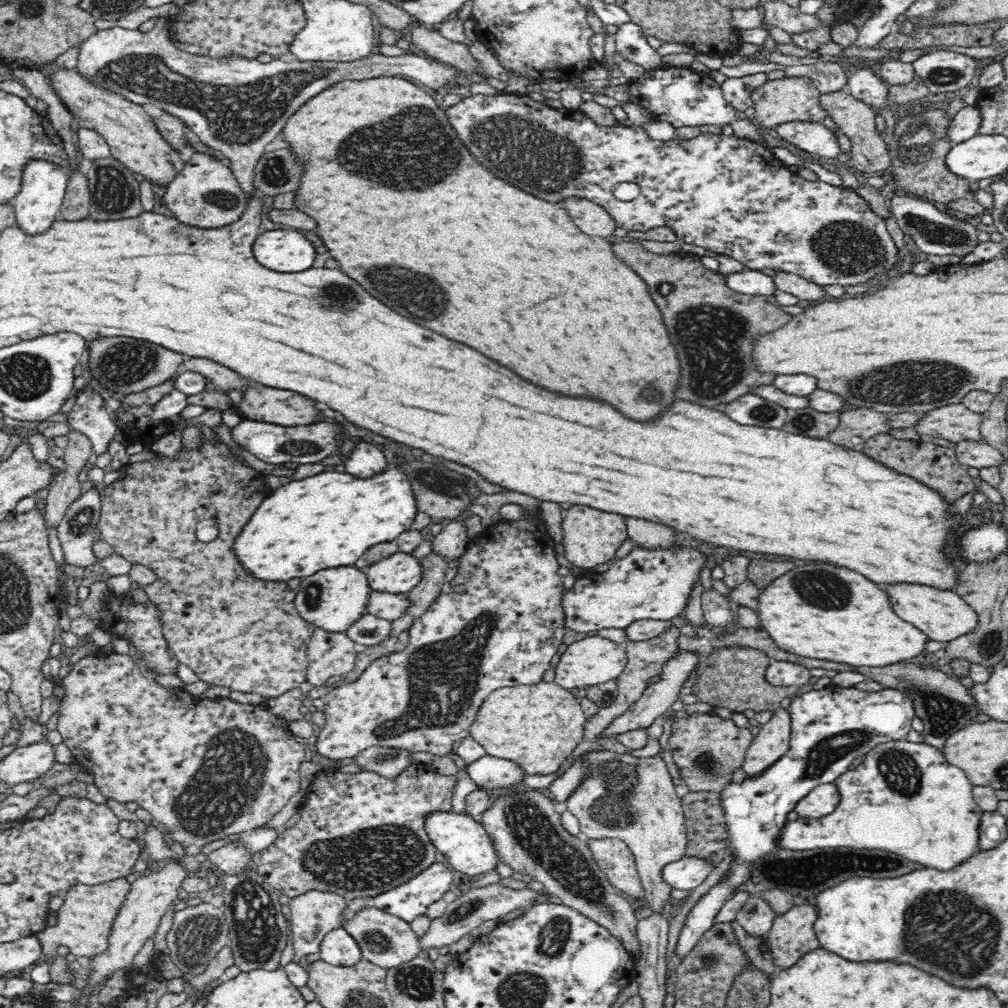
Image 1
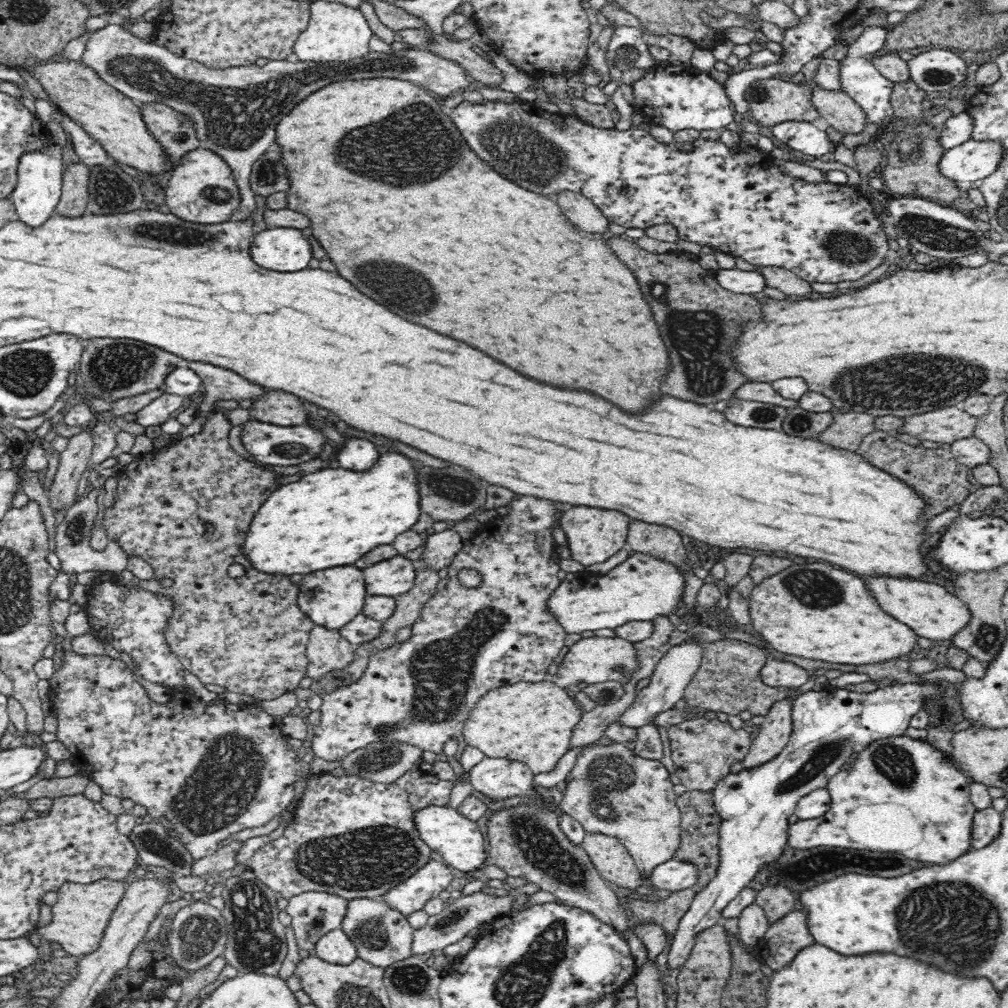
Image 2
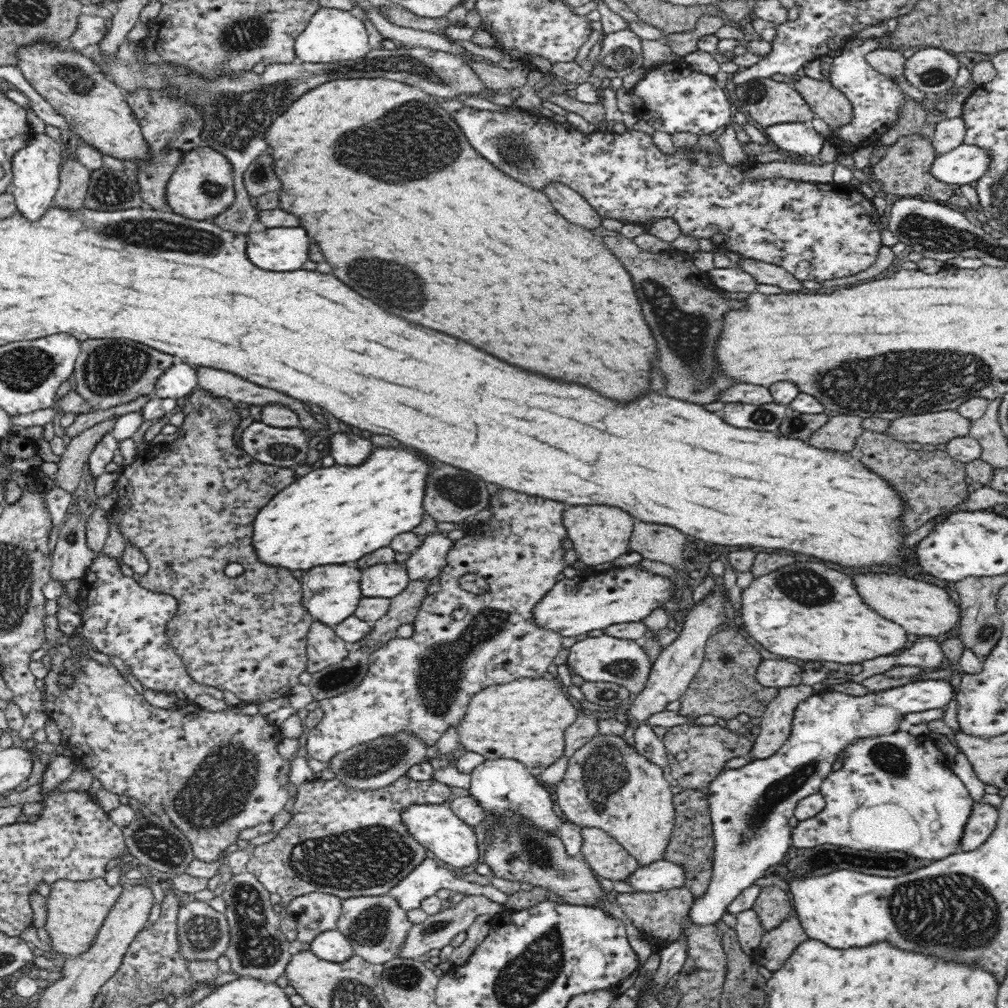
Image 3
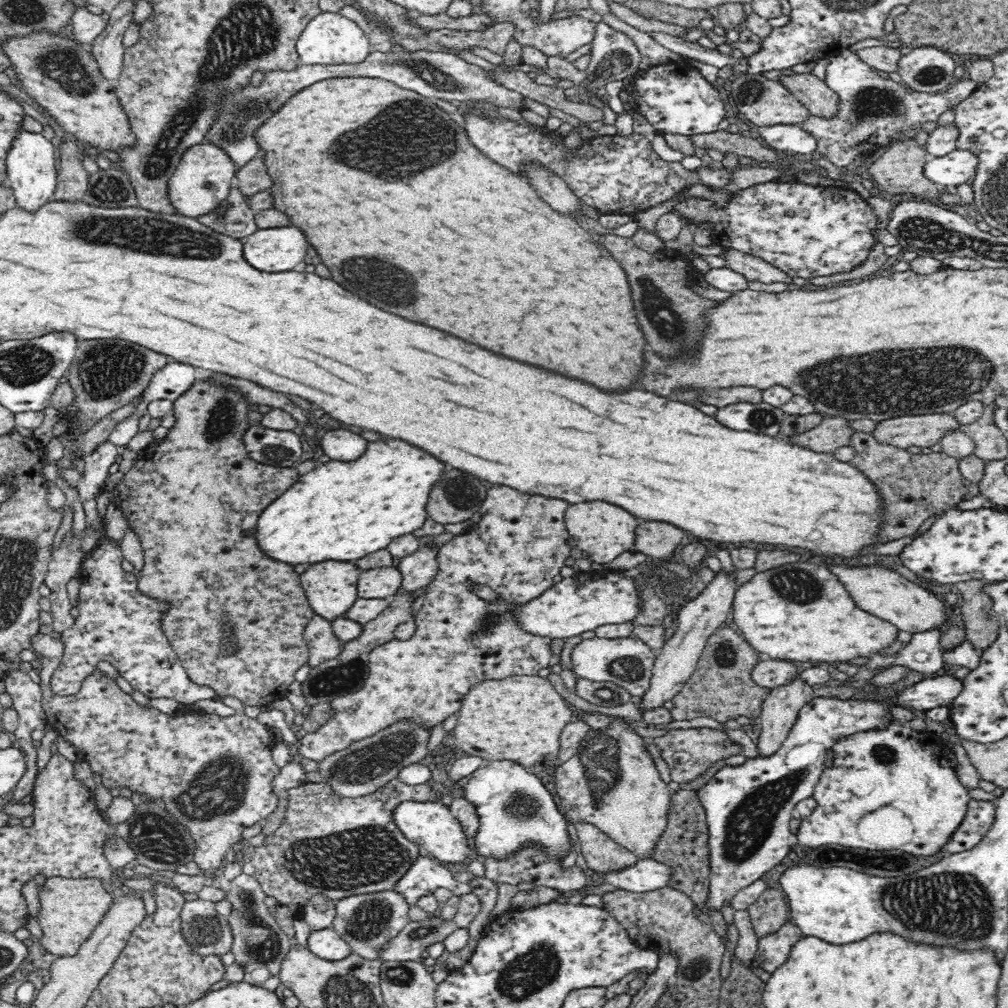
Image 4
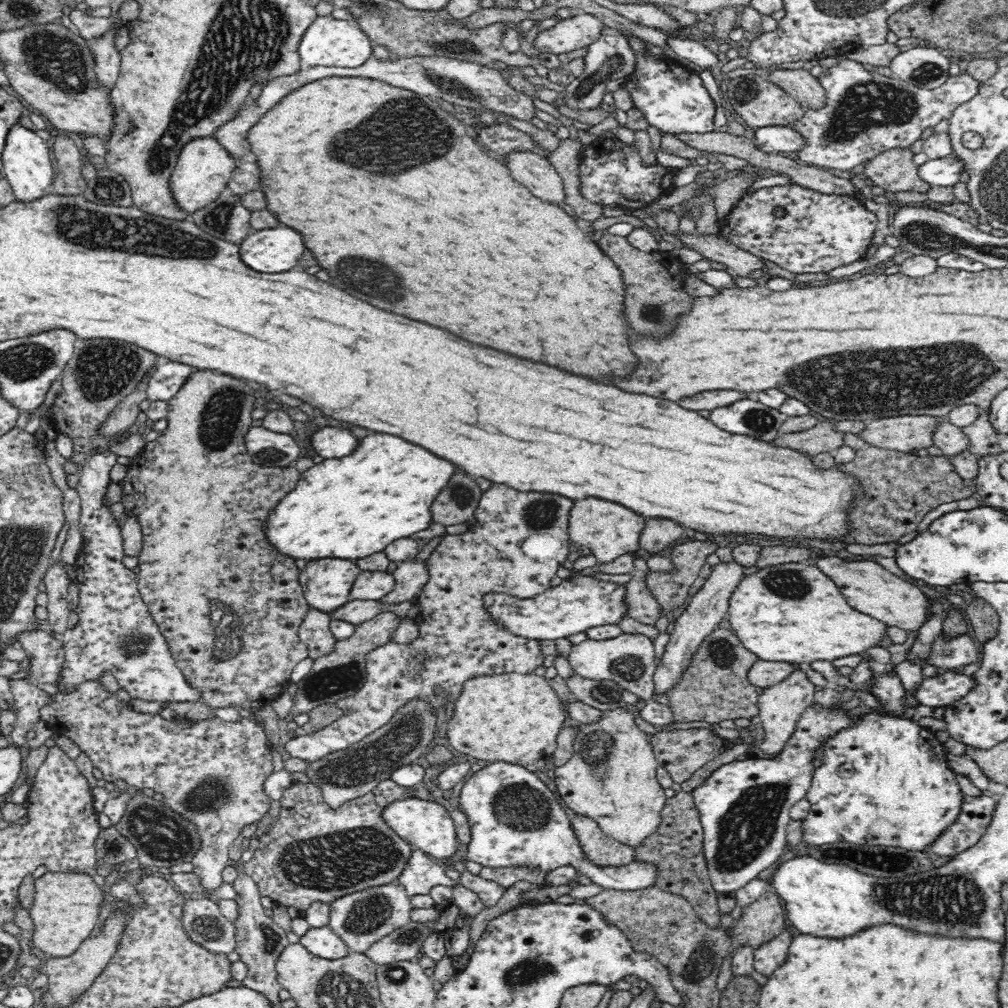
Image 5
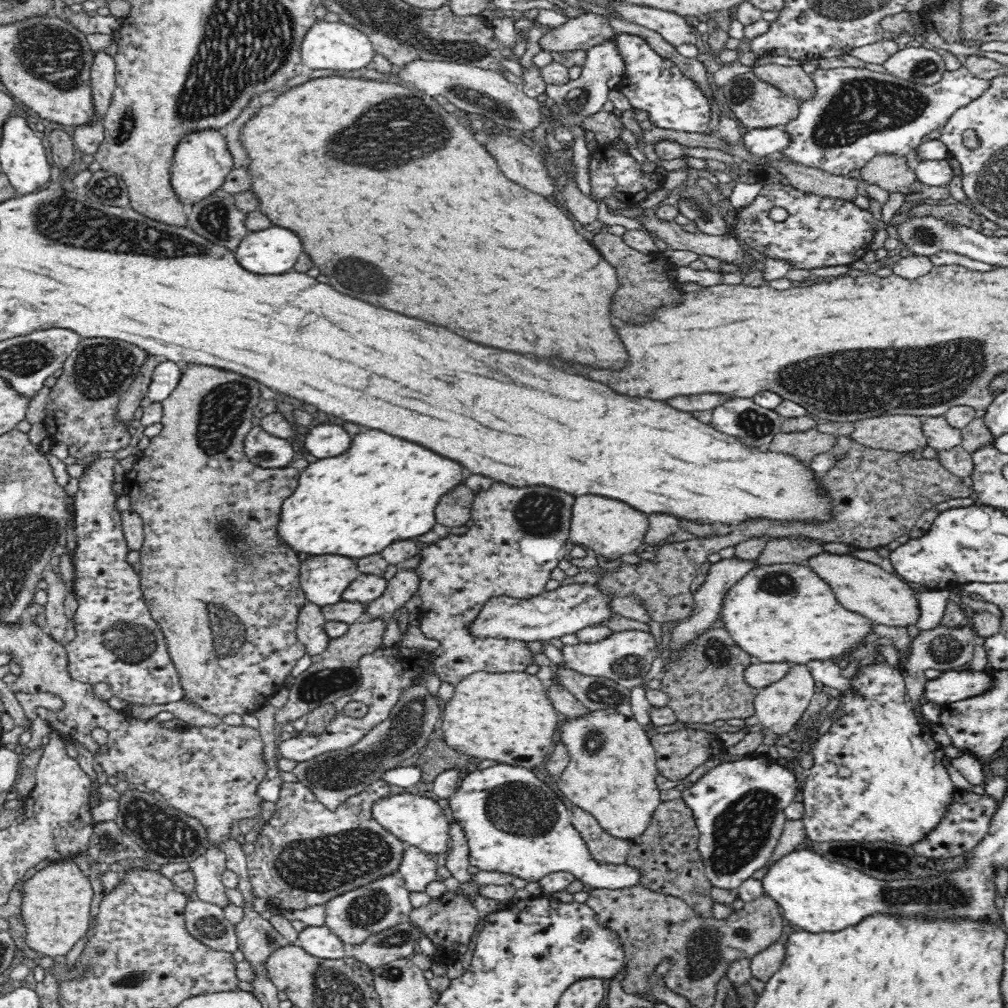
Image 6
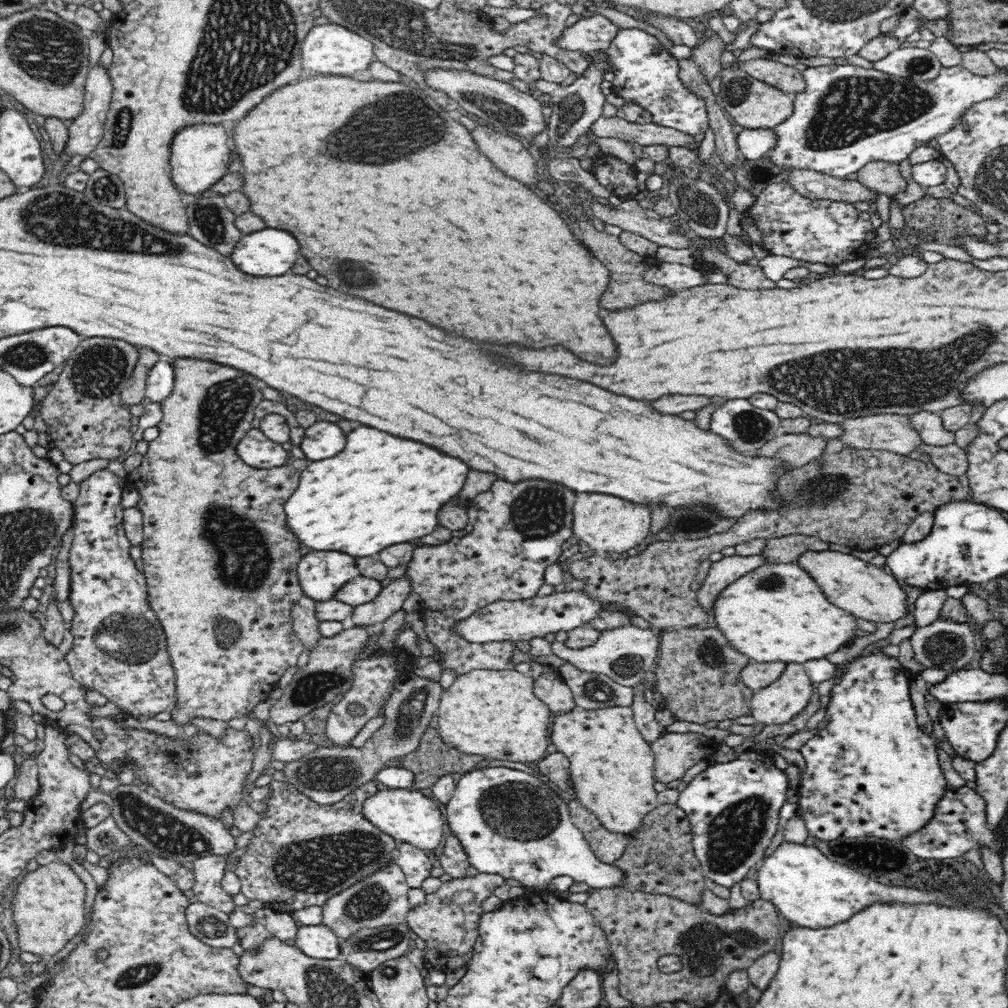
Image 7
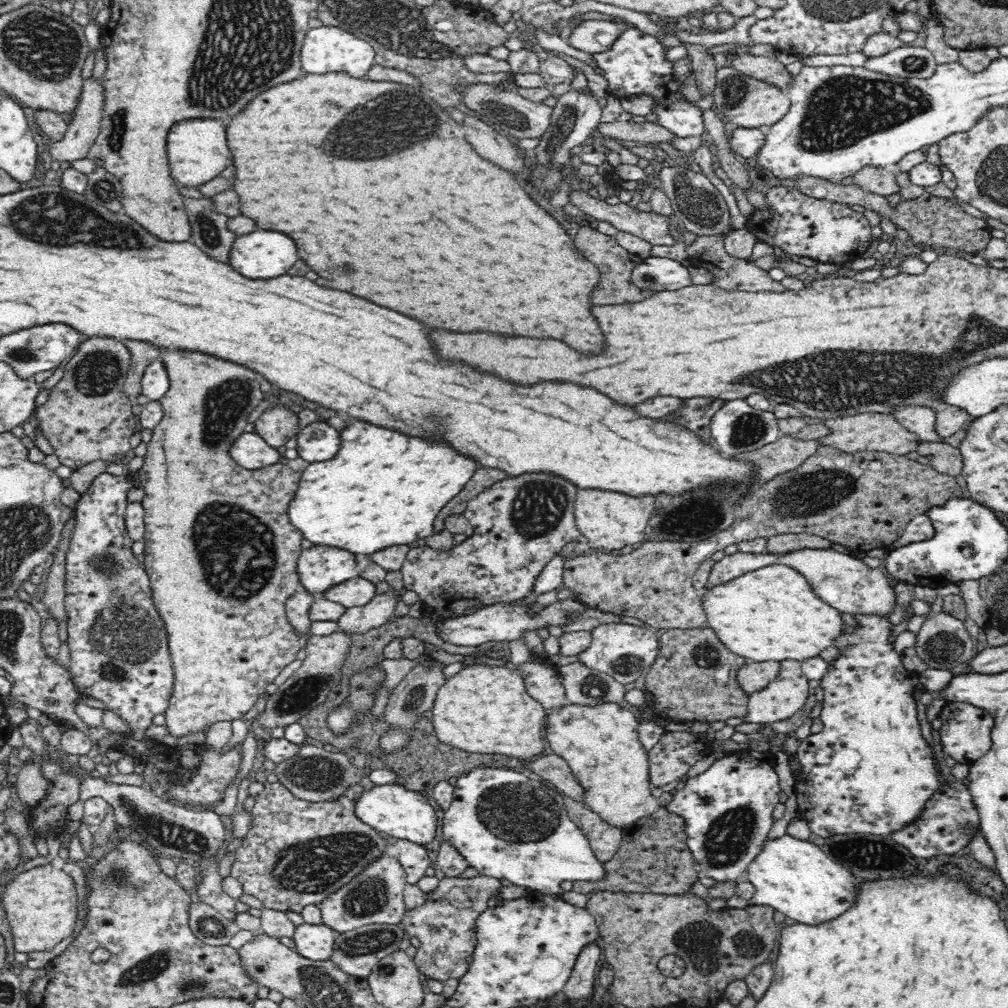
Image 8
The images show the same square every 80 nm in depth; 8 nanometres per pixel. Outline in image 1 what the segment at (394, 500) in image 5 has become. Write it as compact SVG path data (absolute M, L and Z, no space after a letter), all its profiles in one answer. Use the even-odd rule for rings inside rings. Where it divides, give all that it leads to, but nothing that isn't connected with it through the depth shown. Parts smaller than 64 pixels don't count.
M390 466L382 474L366 480L354 478L346 472L322 472L271 490L270 496L258 506L234 541L233 549L242 566L263 581L286 582L290 578L306 578L324 568L352 566L366 548L378 542L394 541L402 532L411 529L419 512L414 506L414 492L402 466Z

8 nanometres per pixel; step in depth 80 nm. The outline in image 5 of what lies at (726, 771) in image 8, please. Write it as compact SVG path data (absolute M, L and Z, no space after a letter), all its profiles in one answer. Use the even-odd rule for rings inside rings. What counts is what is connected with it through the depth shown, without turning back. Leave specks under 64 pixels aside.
M810 705L803 710L796 730L774 758L752 756L723 764L702 784L690 791L702 825L707 874L717 894L729 895L736 892L742 886L757 879L760 872L766 870L785 852L786 828L791 820L790 807L804 799L810 788L814 771L812 760L820 752L820 746L826 742L826 738L850 726L860 715L862 713L859 710L850 710L849 714L846 714L846 710L838 710L836 707Z

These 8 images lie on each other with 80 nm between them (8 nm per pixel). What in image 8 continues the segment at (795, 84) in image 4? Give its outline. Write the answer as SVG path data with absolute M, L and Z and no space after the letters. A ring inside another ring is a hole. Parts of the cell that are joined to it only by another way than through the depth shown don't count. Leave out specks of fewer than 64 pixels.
M747 48L732 51L728 56L728 66L742 74L757 78L783 89L788 82L792 82L785 65L777 59L763 55L752 55Z

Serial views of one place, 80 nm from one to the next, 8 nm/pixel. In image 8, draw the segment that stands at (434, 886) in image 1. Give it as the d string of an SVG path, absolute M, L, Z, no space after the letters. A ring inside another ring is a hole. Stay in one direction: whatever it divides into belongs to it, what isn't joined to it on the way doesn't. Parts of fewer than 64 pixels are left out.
M397 839L394 844L400 849L398 861L406 872L407 883L416 884L418 880L426 876L426 869L433 866L428 858L428 850L424 845L404 839Z

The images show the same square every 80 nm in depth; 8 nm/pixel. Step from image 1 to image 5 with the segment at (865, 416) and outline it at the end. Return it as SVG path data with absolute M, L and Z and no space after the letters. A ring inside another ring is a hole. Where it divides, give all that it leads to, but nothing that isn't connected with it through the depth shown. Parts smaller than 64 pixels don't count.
M827 420L804 432L778 434L772 444L812 457L820 452L834 453L844 444L844 436L845 434L835 432L831 421Z

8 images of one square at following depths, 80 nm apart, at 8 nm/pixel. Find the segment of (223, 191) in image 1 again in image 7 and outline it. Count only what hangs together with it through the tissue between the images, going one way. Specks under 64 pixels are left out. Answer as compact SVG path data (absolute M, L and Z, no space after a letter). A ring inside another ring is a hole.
M192 124L177 130L172 138L169 148L171 152L170 164L171 179L182 192L186 194L200 194L209 190L210 186L216 184L222 176L228 173L232 164L234 152L228 147L228 136L226 130L220 124Z

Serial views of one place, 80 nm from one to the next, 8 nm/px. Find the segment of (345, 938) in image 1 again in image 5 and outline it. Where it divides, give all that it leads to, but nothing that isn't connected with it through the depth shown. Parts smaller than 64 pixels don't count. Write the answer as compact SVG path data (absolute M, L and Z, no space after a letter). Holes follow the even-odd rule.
M329 926L311 928L302 936L299 943L315 957L334 960L350 953L349 946Z

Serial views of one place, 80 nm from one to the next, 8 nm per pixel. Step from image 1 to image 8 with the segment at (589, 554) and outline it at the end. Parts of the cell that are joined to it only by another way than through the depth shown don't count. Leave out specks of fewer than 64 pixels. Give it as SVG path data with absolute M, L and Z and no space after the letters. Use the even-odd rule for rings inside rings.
M580 490L574 504L574 514L584 545L604 548L604 551L620 550L628 544L636 544L644 538L648 518L654 512L652 496L630 498L626 494L614 494L604 490Z

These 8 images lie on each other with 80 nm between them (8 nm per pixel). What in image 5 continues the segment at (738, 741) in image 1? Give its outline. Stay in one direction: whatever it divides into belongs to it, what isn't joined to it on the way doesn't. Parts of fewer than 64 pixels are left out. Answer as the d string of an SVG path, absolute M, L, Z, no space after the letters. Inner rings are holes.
M704 728L663 731L649 735L648 737L653 746L659 766L663 766L668 771L674 783L688 780L708 760L716 758L718 754L722 754L724 750L733 746L733 743L721 738L714 730L710 731Z

